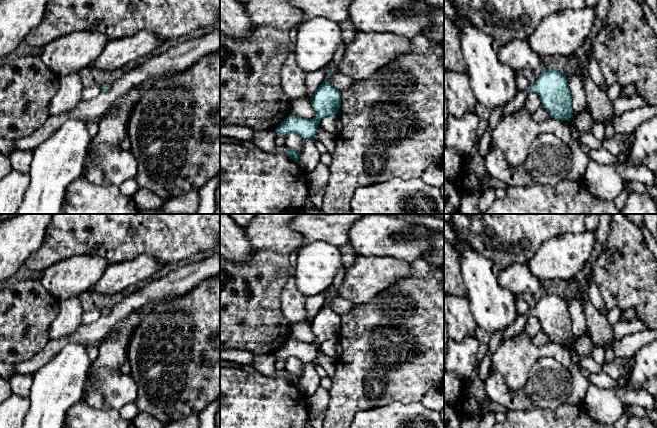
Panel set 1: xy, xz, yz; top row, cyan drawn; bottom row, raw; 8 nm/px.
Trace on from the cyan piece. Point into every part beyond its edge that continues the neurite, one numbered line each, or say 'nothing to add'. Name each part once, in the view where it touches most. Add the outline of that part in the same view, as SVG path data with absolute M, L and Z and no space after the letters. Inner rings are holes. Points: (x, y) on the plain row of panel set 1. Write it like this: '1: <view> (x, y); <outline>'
1: xz (330, 290); M331 284L324 292L327 296L331 295L333 297L337 294L337 291L334 288L333 284Z

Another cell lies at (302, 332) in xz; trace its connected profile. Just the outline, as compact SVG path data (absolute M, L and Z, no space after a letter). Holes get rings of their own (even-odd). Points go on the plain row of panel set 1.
M306 321L291 325L290 339L305 343L314 343L316 341L310 323Z

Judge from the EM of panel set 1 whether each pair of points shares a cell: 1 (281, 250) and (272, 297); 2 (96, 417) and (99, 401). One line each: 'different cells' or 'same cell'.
1: same cell
2: different cells

